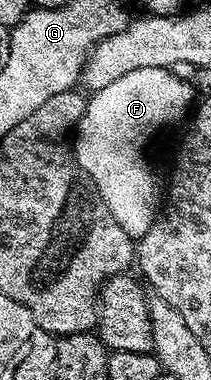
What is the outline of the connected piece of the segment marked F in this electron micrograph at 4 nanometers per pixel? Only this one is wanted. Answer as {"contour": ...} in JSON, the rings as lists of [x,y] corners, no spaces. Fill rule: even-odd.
{"contour":[[[143,68],[122,74],[122,78],[91,93],[87,99],[88,109],[82,114],[74,136],[74,155],[102,202],[106,202],[110,214],[114,214],[118,226],[130,237],[142,237],[150,230],[162,204],[162,188],[156,185],[156,176],[148,161],[148,143],[159,128],[175,120],[183,121],[189,115],[194,104],[192,96],[193,85],[172,70]]]}

